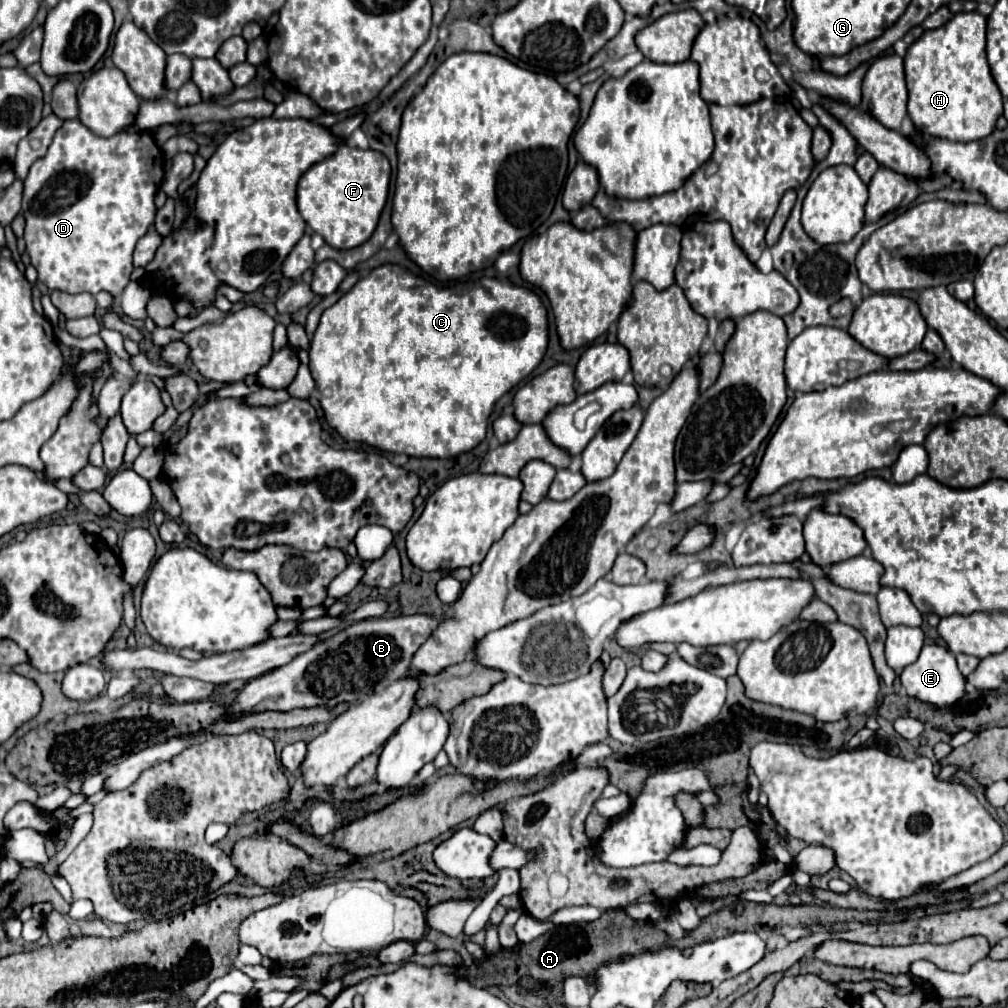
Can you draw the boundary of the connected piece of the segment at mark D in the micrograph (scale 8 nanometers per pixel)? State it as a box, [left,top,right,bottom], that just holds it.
[23,119,163,297]

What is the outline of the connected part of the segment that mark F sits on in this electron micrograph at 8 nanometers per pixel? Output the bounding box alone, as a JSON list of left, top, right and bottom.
[297,145,391,251]

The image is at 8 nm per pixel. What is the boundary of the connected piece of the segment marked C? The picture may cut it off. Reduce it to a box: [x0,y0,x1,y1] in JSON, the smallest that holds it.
[309,265,549,457]

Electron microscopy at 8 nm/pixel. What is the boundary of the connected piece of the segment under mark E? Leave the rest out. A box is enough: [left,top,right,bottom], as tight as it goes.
[901,645,965,707]

